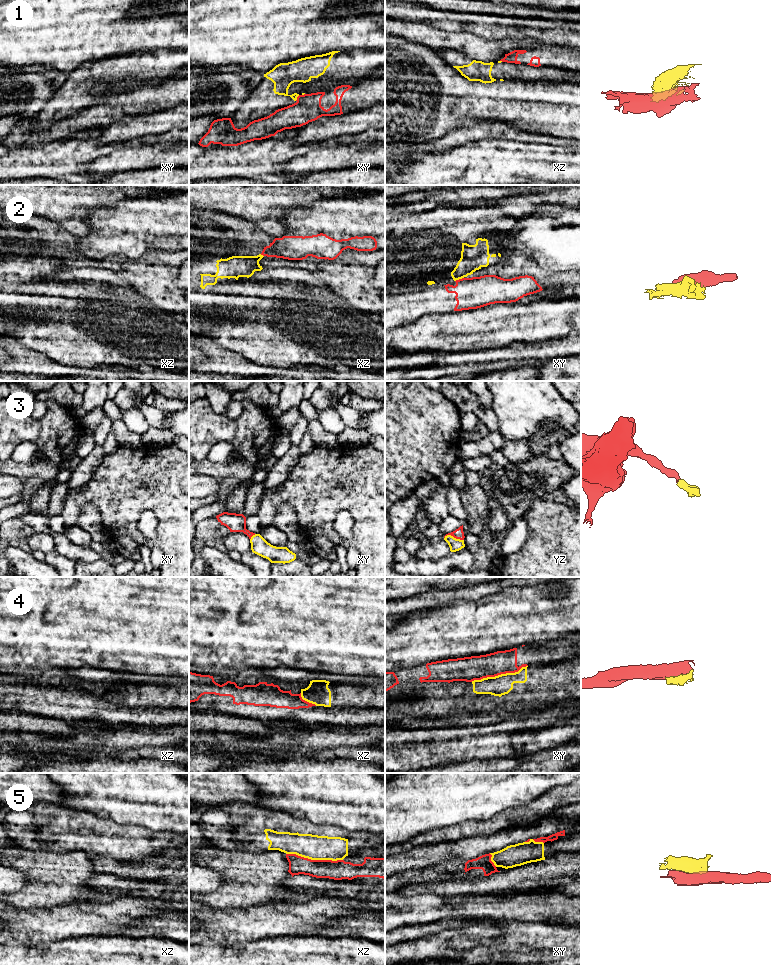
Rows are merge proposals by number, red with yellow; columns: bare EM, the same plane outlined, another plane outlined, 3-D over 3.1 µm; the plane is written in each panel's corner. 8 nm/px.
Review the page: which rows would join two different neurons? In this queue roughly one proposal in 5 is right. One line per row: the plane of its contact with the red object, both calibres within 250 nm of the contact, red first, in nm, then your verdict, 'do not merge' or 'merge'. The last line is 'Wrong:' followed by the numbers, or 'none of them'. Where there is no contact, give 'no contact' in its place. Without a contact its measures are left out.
1: meets red in xy; 220 nm thick on the red side, 190 nm on the other; do not merge
2: meets red in xy; 260 nm thick on the red side, 200 nm on the other; do not merge
3: meets red in yz; 80 nm thick on the red side, 100 nm on the other; merge
4: meets red in xy; 190 nm thick on the red side, 160 nm on the other; do not merge
5: meets red in xz; 160 nm thick on the red side, 200 nm on the other; do not merge
Wrong: 1, 2, 4, 5

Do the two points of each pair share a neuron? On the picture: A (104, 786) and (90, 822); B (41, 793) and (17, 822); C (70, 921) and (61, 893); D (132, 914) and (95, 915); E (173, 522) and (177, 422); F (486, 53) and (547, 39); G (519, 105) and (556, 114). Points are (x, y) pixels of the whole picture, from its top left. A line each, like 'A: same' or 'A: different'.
A: different
B: different
C: different
D: same
E: different
F: different
G: same

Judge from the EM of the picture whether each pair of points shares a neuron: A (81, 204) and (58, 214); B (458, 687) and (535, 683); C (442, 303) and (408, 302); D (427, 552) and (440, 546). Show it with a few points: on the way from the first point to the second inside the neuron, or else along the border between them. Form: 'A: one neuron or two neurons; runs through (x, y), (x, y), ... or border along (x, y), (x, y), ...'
A: one neuron; runs through (75, 206), (66, 206), (64, 208)
B: one neuron; runs through (477, 688), (516, 686)
C: one neuron; runs through (434, 302), (416, 302)
D: one neuron; runs through (430, 551), (437, 549)

